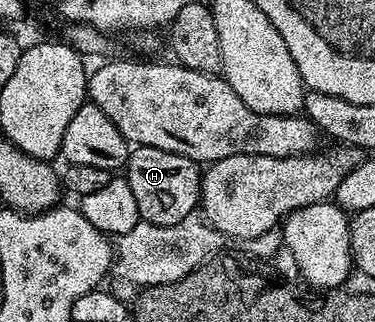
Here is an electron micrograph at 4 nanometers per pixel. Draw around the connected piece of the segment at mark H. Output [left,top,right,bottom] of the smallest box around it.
[124,146,203,228]

